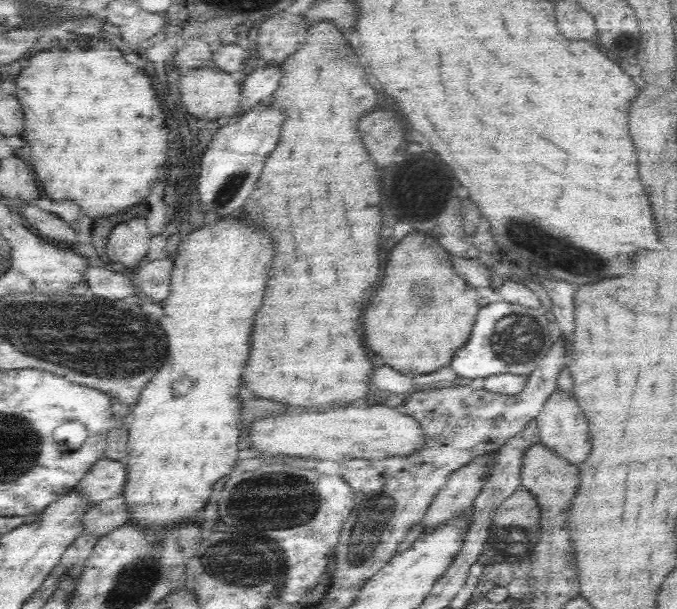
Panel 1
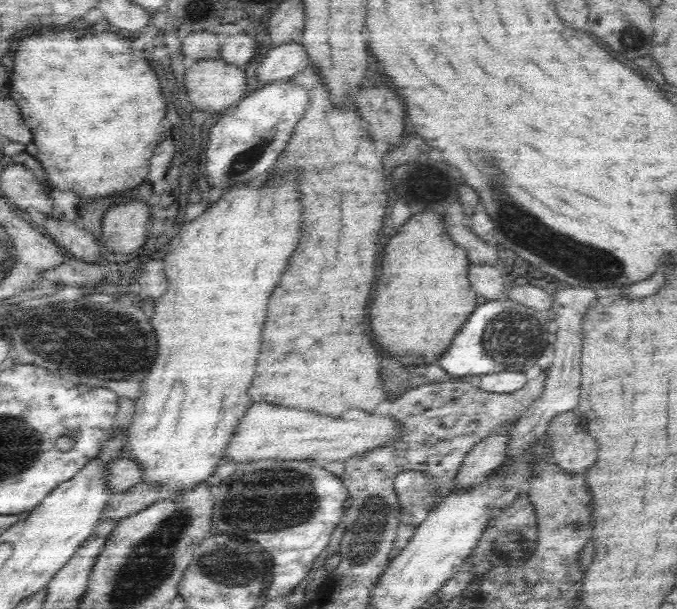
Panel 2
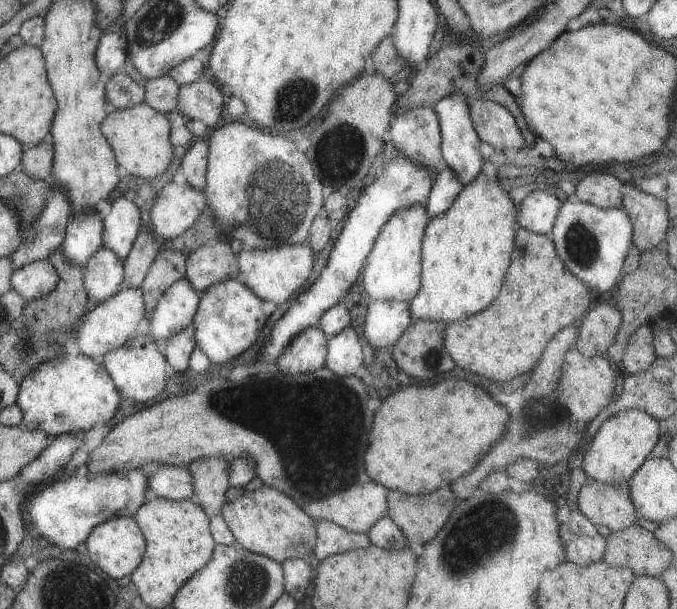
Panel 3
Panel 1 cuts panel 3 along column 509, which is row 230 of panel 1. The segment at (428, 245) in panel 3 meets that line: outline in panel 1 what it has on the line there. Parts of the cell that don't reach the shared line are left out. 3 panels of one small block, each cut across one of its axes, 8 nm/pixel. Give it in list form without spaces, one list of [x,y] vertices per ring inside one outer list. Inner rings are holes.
[[[232,214],[228,218],[220,218],[216,222],[208,222],[206,228],[188,234],[188,238],[184,238],[184,244],[180,248],[180,254],[176,256],[176,268],[172,274],[172,294],[170,298],[166,298],[164,302],[164,318],[162,318],[162,330],[168,336],[168,360],[166,364],[160,368],[158,376],[144,388],[140,402],[134,406],[132,410],[132,420],[128,422],[128,458],[126,458],[126,484],[122,490],[124,496],[124,504],[128,508],[128,518],[126,524],[134,524],[146,530],[146,534],[162,534],[162,530],[170,530],[170,528],[186,528],[192,524],[192,520],[196,520],[198,516],[202,516],[200,512],[204,512],[204,508],[208,506],[208,502],[212,502],[212,492],[214,486],[222,480],[228,478],[238,464],[238,442],[240,442],[240,408],[238,408],[238,388],[240,388],[240,372],[244,368],[244,360],[248,358],[248,346],[250,346],[250,322],[252,322],[252,314],[256,312],[256,308],[260,306],[260,296],[262,296],[262,288],[264,288],[264,280],[268,274],[268,266],[270,266],[270,258],[272,258],[272,246],[268,244],[268,240],[262,236],[262,232],[258,234],[254,228],[250,226],[242,226],[238,224],[242,220],[238,220],[238,214]],[[186,380],[188,382],[188,390],[182,394],[176,394],[176,382]]]

